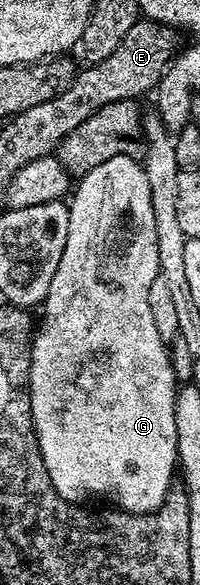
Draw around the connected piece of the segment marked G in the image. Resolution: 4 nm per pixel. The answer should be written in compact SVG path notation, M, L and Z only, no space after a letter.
M113 156L105 164L97 164L93 172L82 175L69 198L69 234L65 250L57 270L50 281L46 298L41 303L43 323L38 323L31 340L31 375L27 388L31 391L31 419L35 425L35 438L39 441L39 451L45 460L49 480L55 491L72 504L87 504L90 498L108 498L112 507L128 510L131 514L151 514L167 498L173 488L171 482L177 478L178 432L174 419L177 393L175 370L171 366L169 346L158 335L153 322L153 311L149 306L149 290L159 272L157 252L157 220L153 218L153 196L149 190L149 179L143 171L142 161L129 156Z

